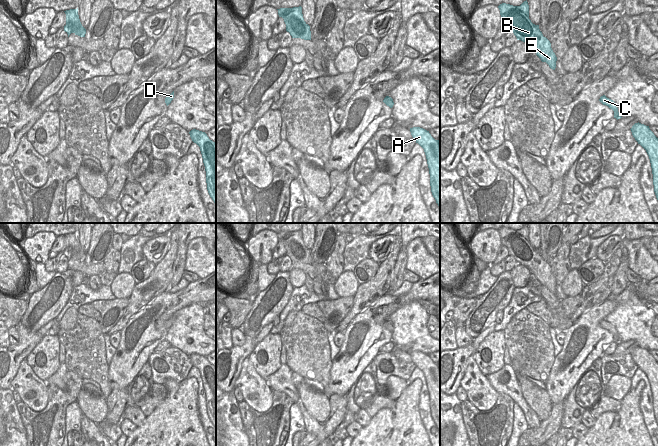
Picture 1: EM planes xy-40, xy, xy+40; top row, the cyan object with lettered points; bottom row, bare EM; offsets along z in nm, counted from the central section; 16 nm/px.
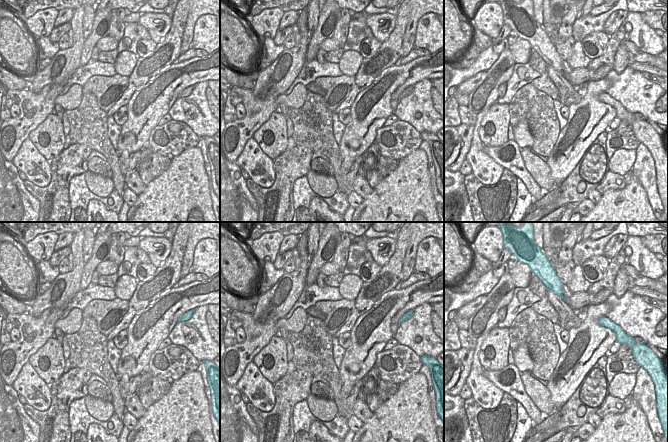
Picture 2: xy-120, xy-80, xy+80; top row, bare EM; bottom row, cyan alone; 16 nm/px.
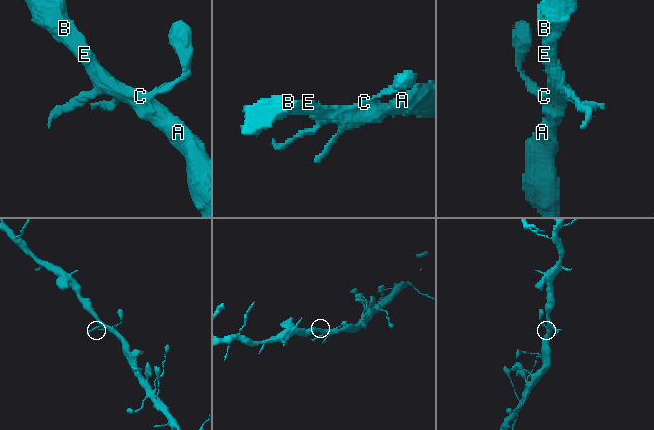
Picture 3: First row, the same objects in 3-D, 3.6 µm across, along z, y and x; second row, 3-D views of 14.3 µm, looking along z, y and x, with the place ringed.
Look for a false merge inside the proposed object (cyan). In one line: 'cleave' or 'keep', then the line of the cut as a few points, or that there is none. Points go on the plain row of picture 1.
keep; cut none

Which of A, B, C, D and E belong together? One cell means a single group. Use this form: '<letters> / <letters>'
A B C D E

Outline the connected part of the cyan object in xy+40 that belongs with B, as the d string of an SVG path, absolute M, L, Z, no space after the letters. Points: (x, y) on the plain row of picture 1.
M527 224L520 230L502 227L498 232L501 244L507 247L509 255L514 257L517 264L528 268L542 286L546 286L551 293L555 294L557 281L550 265L540 255L539 249L533 248L529 243Z

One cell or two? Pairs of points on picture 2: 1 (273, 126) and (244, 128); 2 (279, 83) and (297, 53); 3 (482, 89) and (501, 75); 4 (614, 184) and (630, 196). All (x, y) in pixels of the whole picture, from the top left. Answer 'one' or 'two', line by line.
1: two
2: one
3: one
4: two

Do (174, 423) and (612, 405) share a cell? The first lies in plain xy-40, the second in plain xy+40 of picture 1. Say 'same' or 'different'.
different

